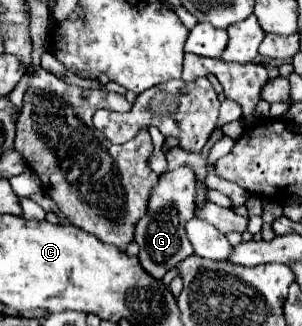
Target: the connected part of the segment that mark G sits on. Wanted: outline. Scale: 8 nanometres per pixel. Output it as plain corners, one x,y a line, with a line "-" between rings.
180,167
160,175
158,183
150,191
148,211
138,219
134,229
134,241
140,245
138,259
142,267
156,279
162,279
174,265
194,253
184,225
194,217
194,195
196,195
196,173
190,167

